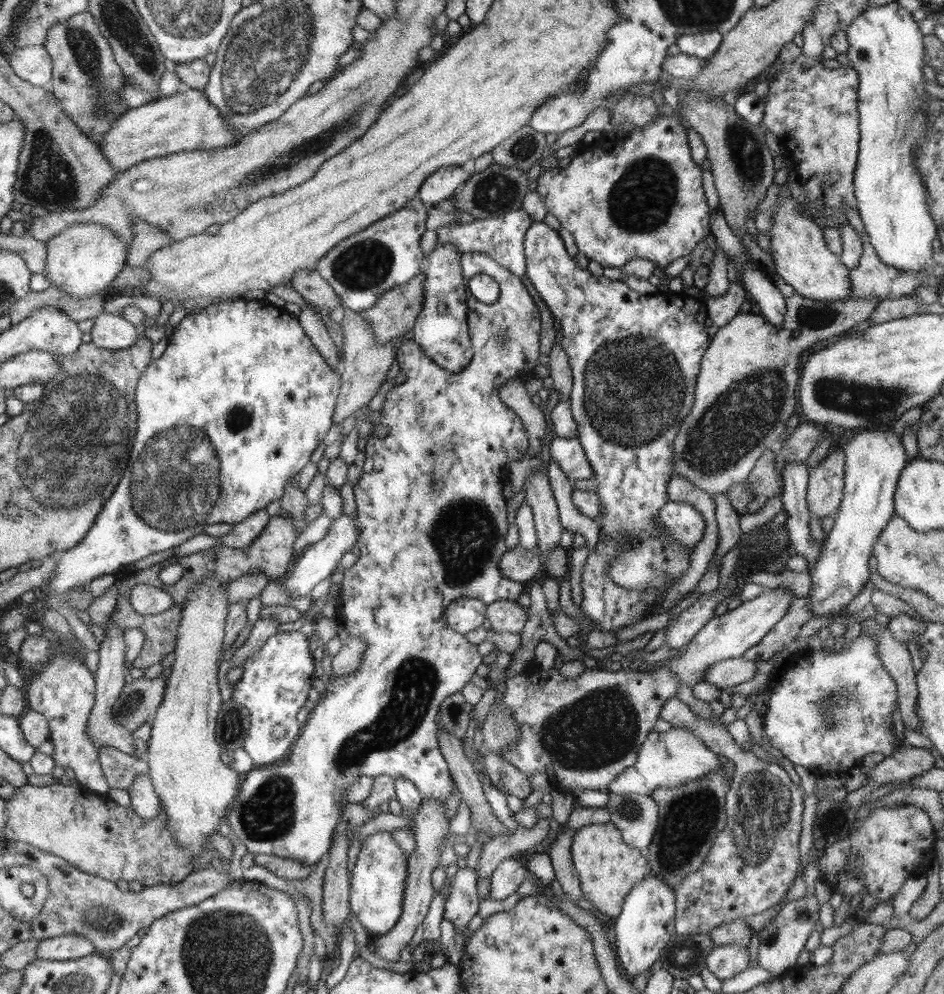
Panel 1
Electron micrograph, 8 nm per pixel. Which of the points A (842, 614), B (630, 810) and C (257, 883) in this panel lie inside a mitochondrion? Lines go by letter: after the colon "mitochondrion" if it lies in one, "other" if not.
A: other
B: mitochondrion
C: other

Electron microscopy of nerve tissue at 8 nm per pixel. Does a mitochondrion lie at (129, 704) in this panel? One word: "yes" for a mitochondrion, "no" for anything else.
yes

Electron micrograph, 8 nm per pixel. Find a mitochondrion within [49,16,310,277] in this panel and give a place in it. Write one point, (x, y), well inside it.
(85, 51)

